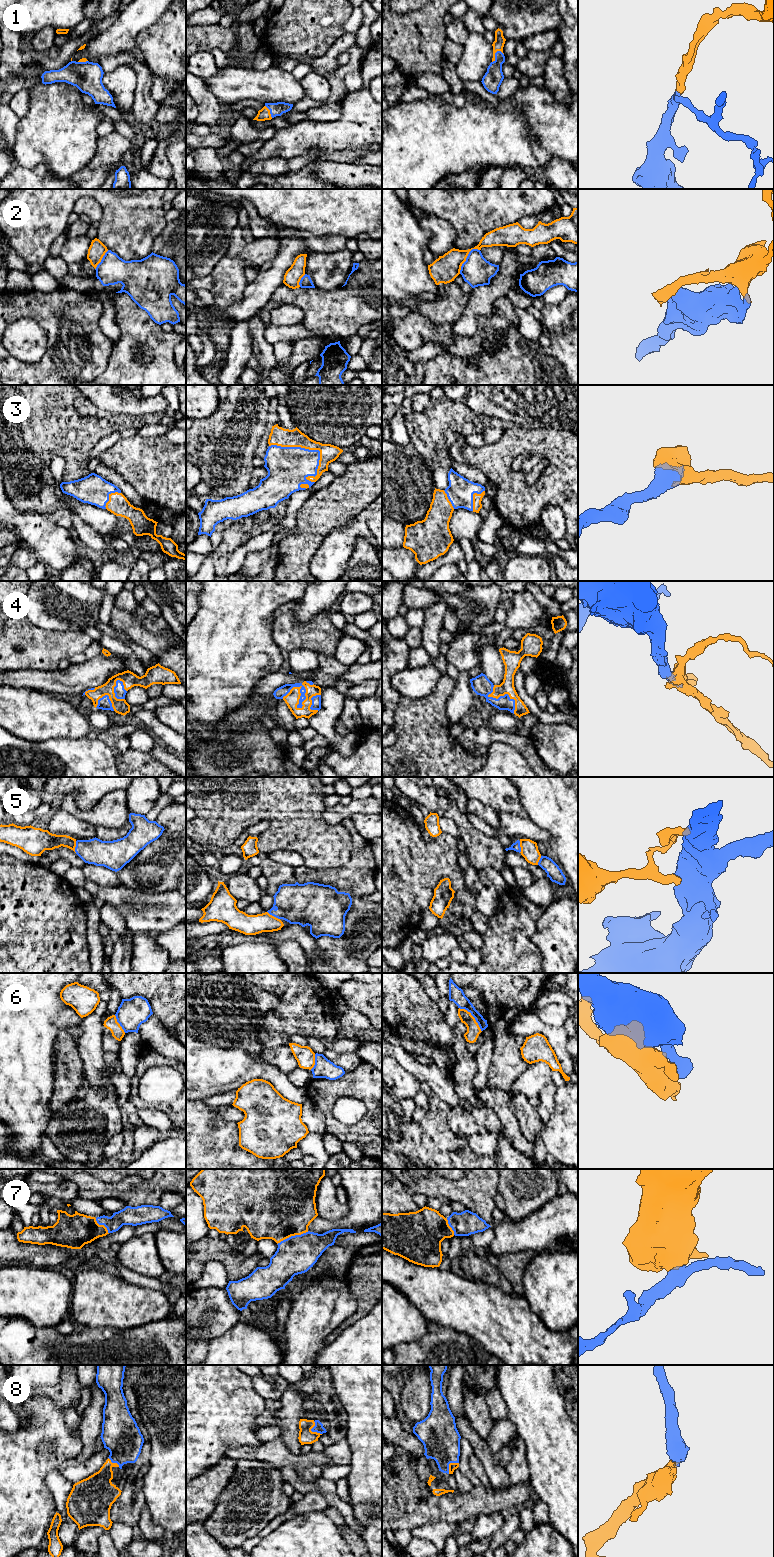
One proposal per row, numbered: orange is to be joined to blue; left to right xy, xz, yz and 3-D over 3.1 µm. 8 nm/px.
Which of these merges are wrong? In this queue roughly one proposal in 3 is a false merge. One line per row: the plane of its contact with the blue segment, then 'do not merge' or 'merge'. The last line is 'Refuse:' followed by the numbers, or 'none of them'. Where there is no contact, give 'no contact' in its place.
1: yz | merge
2: yz | do not merge
3: xz | merge
4: xz | merge
5: xz | merge
6: yz | do not merge
7: xz | merge
8: xz | merge
Refuse: 2, 6

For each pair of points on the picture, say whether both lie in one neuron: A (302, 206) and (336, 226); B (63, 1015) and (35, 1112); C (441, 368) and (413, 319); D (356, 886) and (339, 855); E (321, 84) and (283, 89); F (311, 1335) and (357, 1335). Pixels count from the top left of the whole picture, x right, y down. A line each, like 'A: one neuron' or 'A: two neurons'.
A: one neuron
B: one neuron
C: two neurons
D: two neurons
E: two neurons
F: two neurons

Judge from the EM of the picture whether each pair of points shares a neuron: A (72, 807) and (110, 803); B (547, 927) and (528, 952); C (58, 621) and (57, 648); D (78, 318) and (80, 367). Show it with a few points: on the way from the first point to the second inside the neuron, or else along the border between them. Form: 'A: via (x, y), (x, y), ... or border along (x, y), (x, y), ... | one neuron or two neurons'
A: via (81, 814), (99, 814), (101, 812) | one neuron
B: border along (536, 921), (532, 942), (538, 949), (542, 962) | two neurons
C: border along (35, 625), (49, 630), (81, 631) | two neurons
D: via (73, 330), (76, 348), (80, 355) | one neuron

